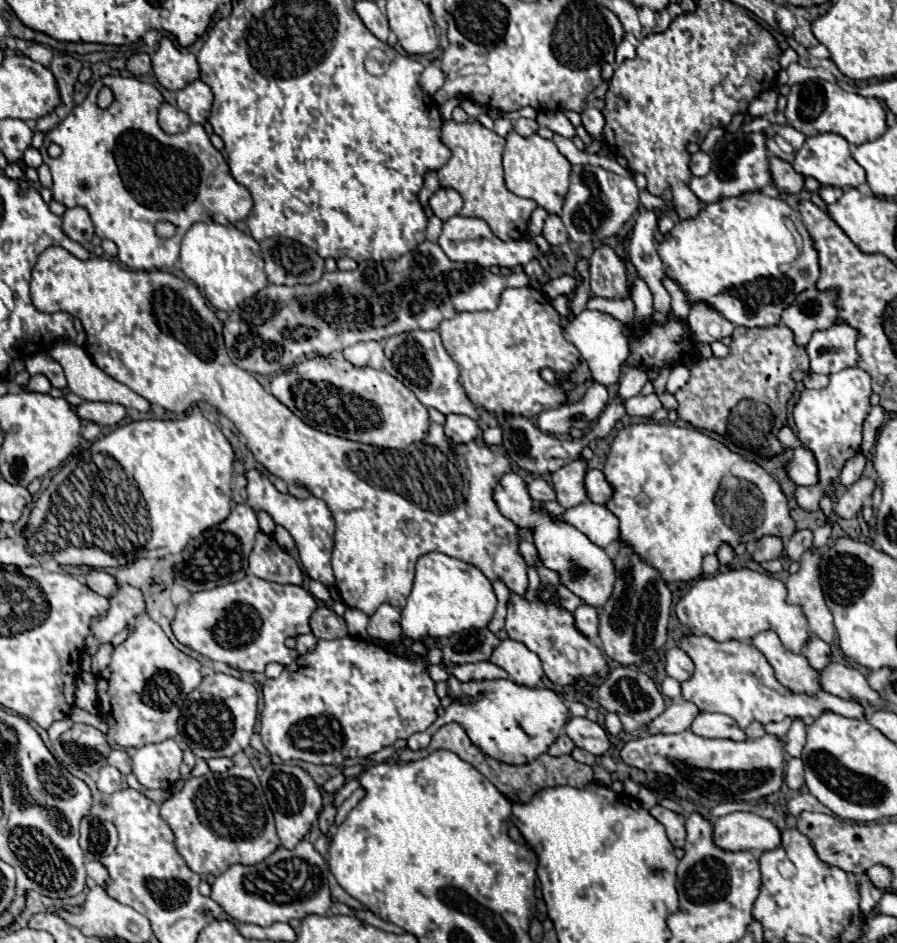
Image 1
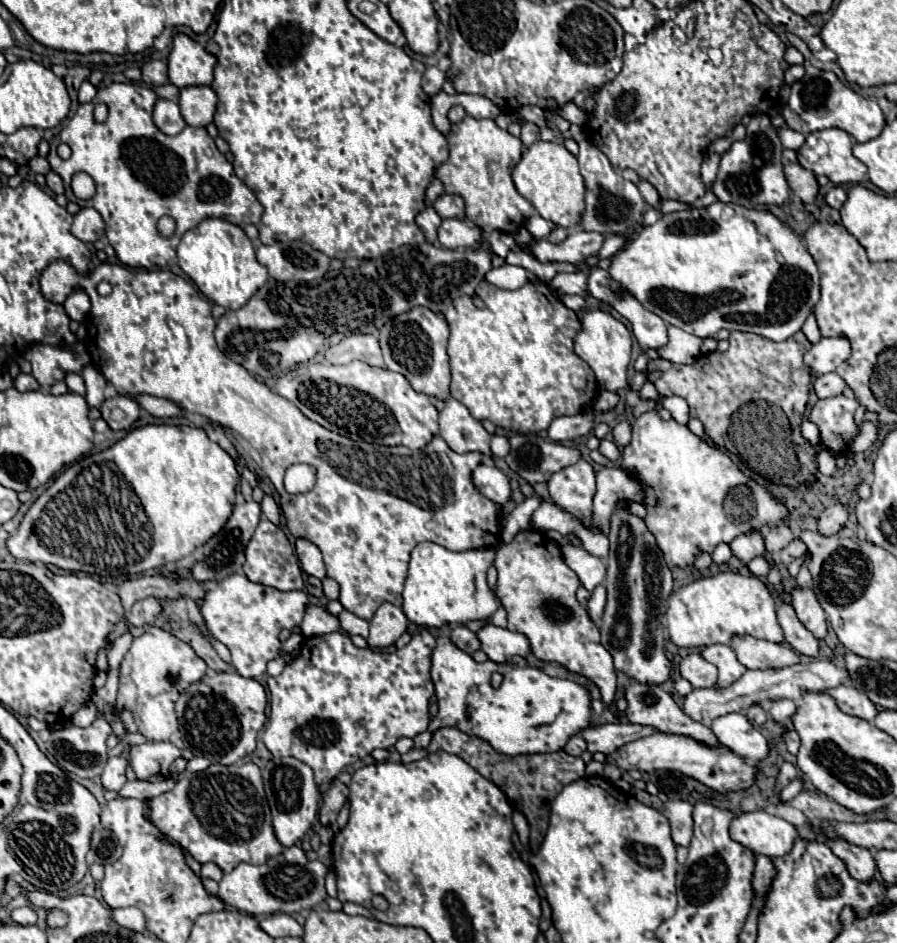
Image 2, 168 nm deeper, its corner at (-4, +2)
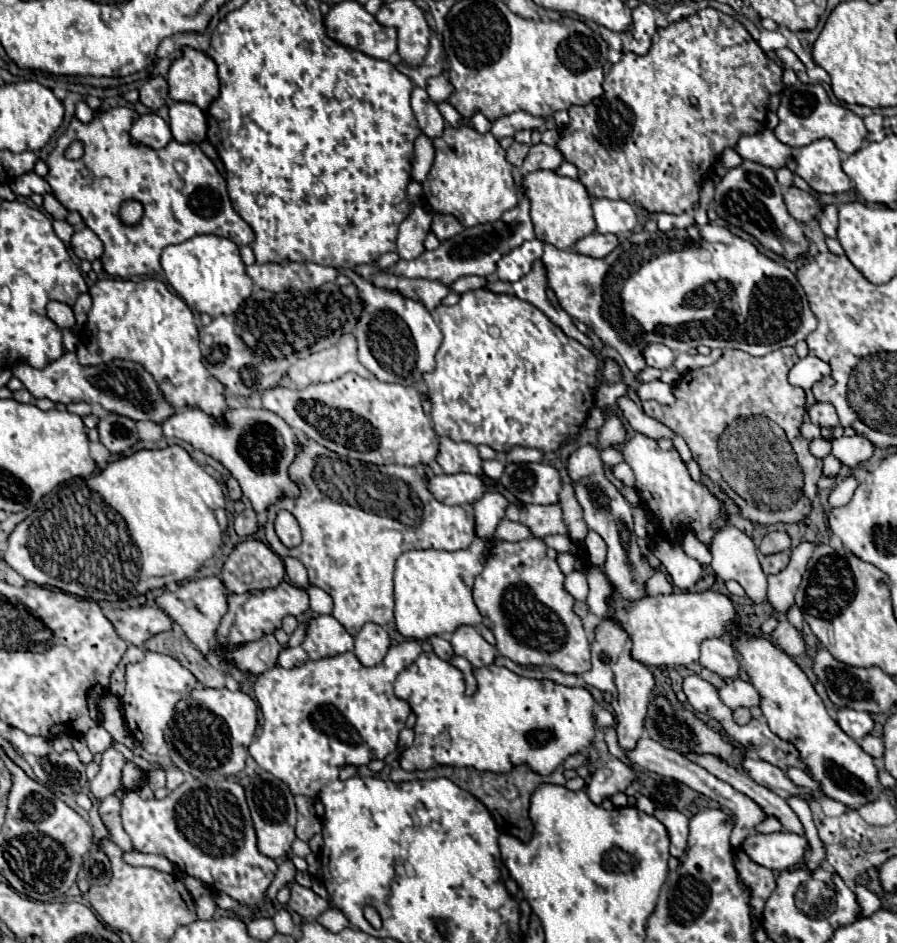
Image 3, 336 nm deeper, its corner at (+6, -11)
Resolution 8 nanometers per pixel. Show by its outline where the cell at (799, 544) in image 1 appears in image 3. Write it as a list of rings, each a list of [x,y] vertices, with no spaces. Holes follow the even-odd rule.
[[[780,552],[780,554],[772,554],[772,556],[760,556],[760,564],[762,570],[770,576],[770,574],[778,574],[782,572],[790,562],[790,554],[788,552]]]

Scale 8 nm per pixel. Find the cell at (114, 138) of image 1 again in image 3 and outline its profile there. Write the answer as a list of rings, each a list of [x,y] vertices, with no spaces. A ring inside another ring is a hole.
[[[128,106],[98,112],[88,124],[78,122],[74,116],[68,134],[58,138],[46,158],[48,174],[44,180],[52,186],[54,196],[66,210],[78,212],[84,224],[102,240],[104,254],[100,260],[104,270],[120,278],[158,274],[162,270],[162,250],[196,234],[224,236],[238,246],[250,244],[254,240],[252,228],[234,212],[224,176],[200,146],[194,142],[180,144],[176,140],[168,142],[162,150],[138,146],[130,138],[130,126],[136,118],[138,112]],[[72,140],[84,142],[84,156],[80,160],[64,158],[64,150]],[[126,200],[136,200],[144,206],[144,216],[138,224],[128,226],[120,220],[120,206]]]

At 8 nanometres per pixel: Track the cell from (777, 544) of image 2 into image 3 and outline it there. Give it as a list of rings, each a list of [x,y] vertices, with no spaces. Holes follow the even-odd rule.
[[[770,532],[762,538],[760,544],[760,552],[770,556],[770,554],[778,554],[790,548],[790,536],[786,532]]]

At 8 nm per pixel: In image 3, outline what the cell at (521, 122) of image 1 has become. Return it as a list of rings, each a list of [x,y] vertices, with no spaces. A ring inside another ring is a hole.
[[[514,142],[508,150],[506,150],[506,160],[512,164],[512,166],[522,166],[526,154],[528,154],[530,146],[528,144],[520,144],[520,142]]]

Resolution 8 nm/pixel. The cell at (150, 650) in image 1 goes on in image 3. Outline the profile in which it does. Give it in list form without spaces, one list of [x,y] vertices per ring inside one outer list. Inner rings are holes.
[[[146,650],[144,660],[126,666],[126,692],[120,698],[120,704],[128,732],[140,748],[144,748],[148,754],[156,754],[160,750],[164,744],[164,728],[172,720],[176,702],[186,698],[194,690],[196,682],[198,680],[194,674],[186,670],[176,658],[152,650]]]

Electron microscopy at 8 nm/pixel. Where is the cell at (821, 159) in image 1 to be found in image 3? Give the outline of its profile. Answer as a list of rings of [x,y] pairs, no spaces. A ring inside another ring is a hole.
[[[816,140],[796,154],[796,174],[820,194],[838,194],[852,188],[850,178],[840,168],[840,152],[832,140]]]

